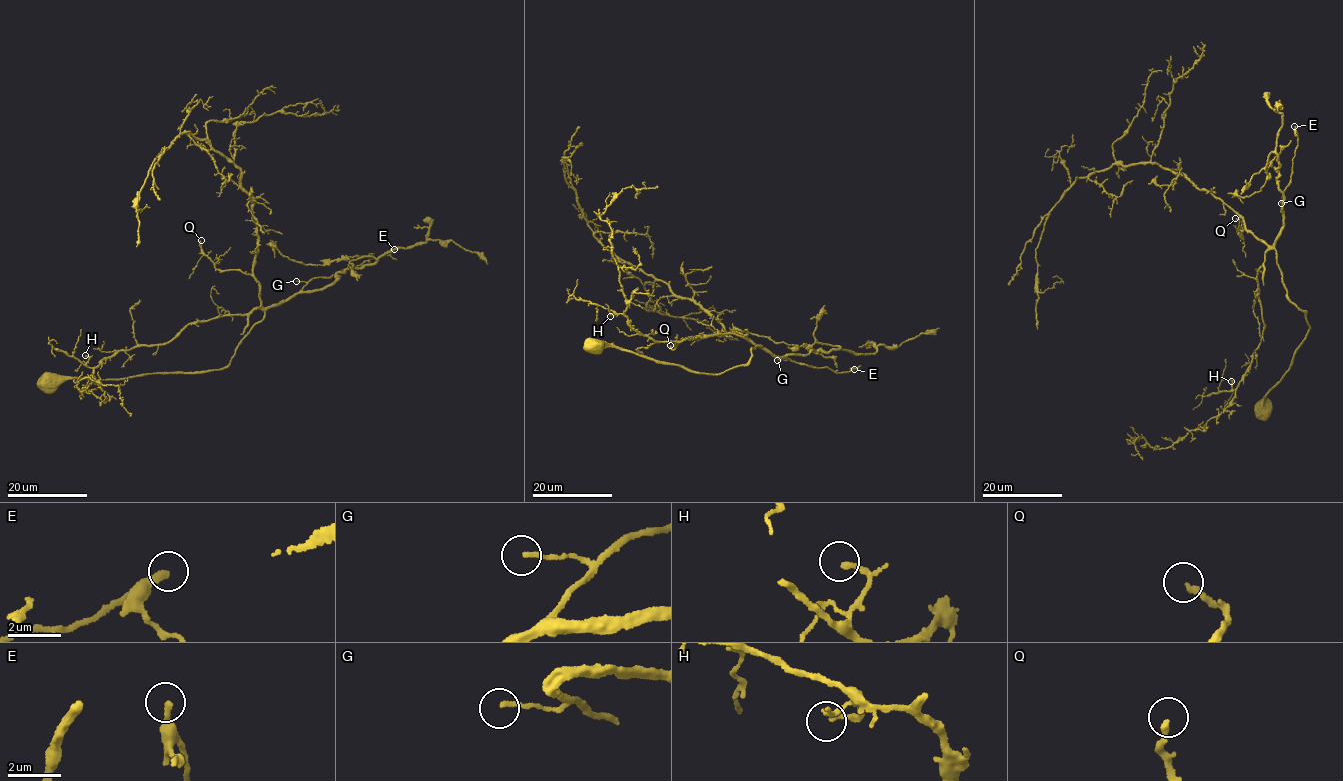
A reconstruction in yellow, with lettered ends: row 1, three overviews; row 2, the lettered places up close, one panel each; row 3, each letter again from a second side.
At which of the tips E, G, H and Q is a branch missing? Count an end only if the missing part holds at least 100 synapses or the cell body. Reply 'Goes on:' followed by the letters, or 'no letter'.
Goes on: no letter

